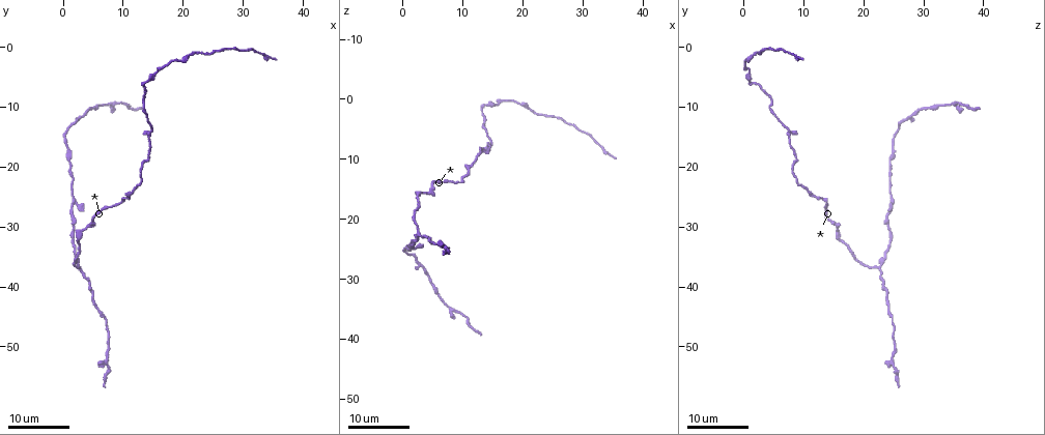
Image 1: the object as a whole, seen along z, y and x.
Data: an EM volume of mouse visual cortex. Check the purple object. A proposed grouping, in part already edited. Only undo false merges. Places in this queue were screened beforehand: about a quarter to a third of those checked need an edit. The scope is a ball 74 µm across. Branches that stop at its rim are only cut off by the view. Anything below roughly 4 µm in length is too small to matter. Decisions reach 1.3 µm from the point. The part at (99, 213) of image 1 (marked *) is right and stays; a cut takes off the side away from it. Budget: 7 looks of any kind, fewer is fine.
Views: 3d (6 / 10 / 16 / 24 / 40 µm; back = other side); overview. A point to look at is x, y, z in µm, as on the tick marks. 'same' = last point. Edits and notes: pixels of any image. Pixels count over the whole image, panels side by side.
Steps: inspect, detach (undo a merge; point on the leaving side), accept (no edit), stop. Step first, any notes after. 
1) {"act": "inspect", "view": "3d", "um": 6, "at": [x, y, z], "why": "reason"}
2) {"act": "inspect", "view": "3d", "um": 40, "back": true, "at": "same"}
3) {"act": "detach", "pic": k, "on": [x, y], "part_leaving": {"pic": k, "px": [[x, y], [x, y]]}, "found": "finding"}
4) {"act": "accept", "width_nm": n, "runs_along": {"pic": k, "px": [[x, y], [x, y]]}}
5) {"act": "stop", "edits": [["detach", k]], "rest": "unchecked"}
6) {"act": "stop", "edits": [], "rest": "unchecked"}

{"act": "inspect", "view": "3d", "um": 16, "at": [2.5, 32.5, 16.5], "why": "calibre changes"}

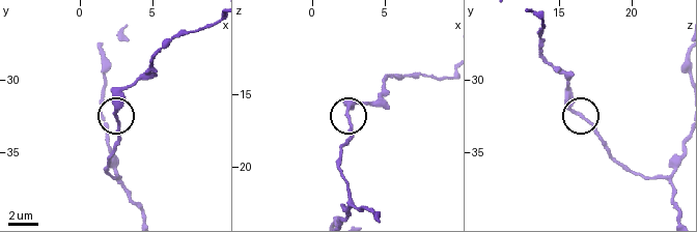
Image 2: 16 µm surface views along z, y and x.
{"act": "inspect", "view": "3d", "um": 6, "at": [2.4, 32.4, 16.4], "why": "zoom in"}

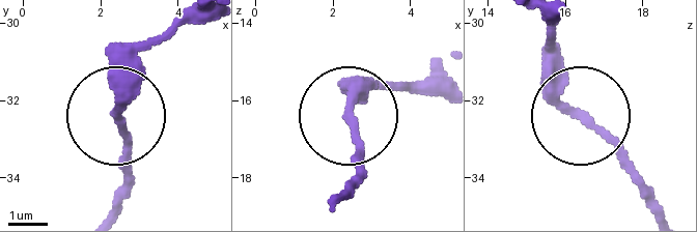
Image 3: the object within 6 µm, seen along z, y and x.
{"act": "accept", "runs_along": {"pic": 3, "px": [[166, 26], [140, 56], [134, 95], [117, 118], [127, 181]]}, "found": "continuous, no second neuron"}

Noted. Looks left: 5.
{"act": "inspect", "view": "3d", "um": 16, "at": [2.5, 37.0, 22.5], "why": "two arms in line, one across"}

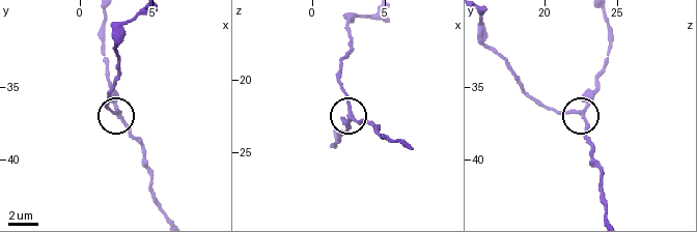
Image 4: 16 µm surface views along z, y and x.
{"act": "inspect", "view": "3d", "um": 6, "at": [2.6, 36.8, 22.8]}

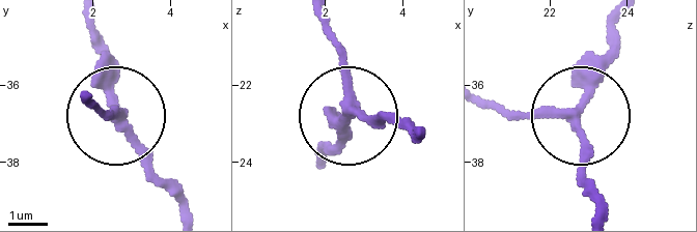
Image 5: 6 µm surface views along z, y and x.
{"act": "accept", "runs_along": {"pic": 5, "px": [[485, 99], [575, 113], [585, 189]]}, "found": "one neuron here"}

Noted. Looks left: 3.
{"act": "inspect", "view": "3d", "um": 24, "at": [14.0, 6.0, 0.5], "why": "calibre changes"}

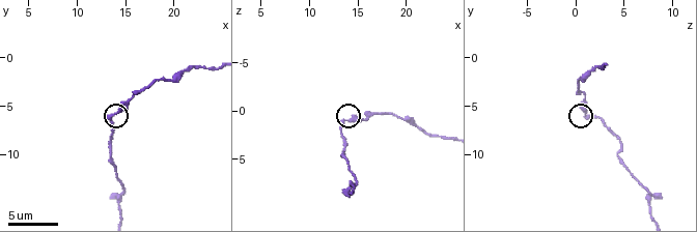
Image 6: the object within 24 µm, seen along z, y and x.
{"act": "inspect", "view": "3d", "um": 10, "at": [13.6, 6.0, 1.0]}

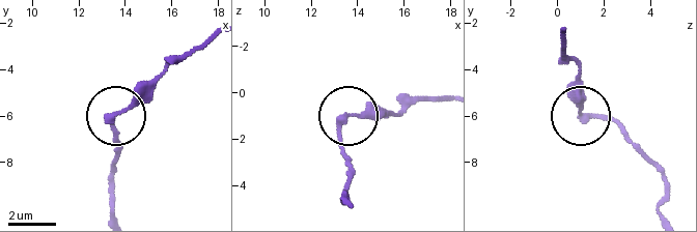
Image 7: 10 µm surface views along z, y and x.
{"act": "inspect", "view": "3d", "um": 6, "at": [13.5, 5.9, 1.0], "why": "closer look"}

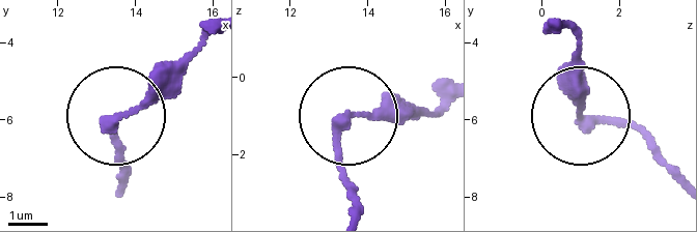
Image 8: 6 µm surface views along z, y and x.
{"act": "accept", "width_nm": 260, "runs_along": {"pic": 8, "px": [[356, 210], [336, 161], [339, 121], [356, 112], [442, 112]]}, "found": "one neuron here"}

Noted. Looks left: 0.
{"act": "stop", "edits": [], "rest": "unchecked"}

